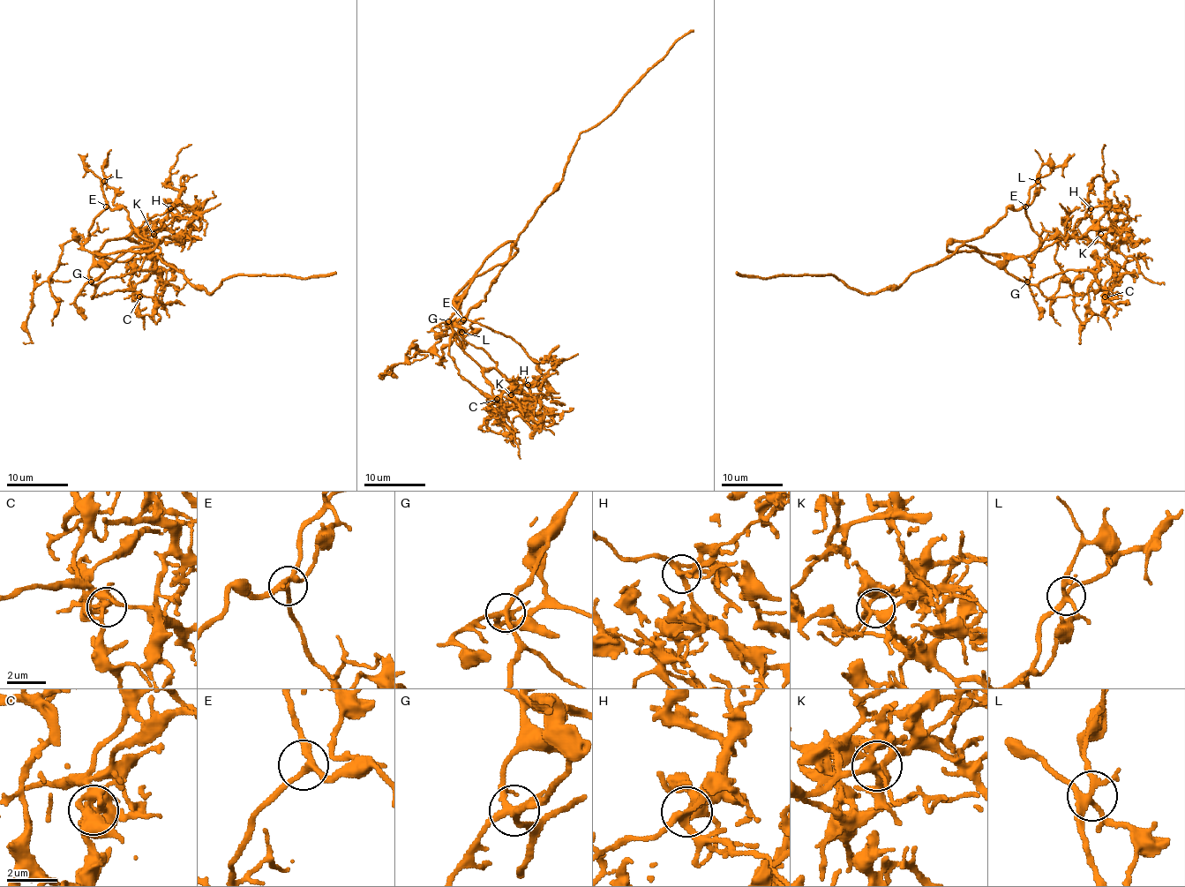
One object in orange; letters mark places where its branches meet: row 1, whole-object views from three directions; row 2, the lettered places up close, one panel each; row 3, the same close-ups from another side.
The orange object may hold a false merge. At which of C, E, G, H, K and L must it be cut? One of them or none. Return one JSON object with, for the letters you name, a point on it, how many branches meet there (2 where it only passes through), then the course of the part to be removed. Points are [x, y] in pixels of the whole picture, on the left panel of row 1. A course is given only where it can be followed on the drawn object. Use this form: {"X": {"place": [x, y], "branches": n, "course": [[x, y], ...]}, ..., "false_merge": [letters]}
{"false_merge": []}

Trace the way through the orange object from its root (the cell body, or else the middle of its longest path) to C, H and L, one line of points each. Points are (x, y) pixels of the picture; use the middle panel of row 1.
C: (511, 257), (471, 281), (467, 295), (449, 319), (453, 332), (449, 357), (455, 368), (483, 393), (497, 399)
H: (511, 257), (476, 275), (457, 295), (461, 318), (451, 328), (461, 347), (482, 367), (528, 385)
L: (511, 257), (491, 284), (486, 298), (471, 309), (461, 324), (459, 328), (461, 332)

